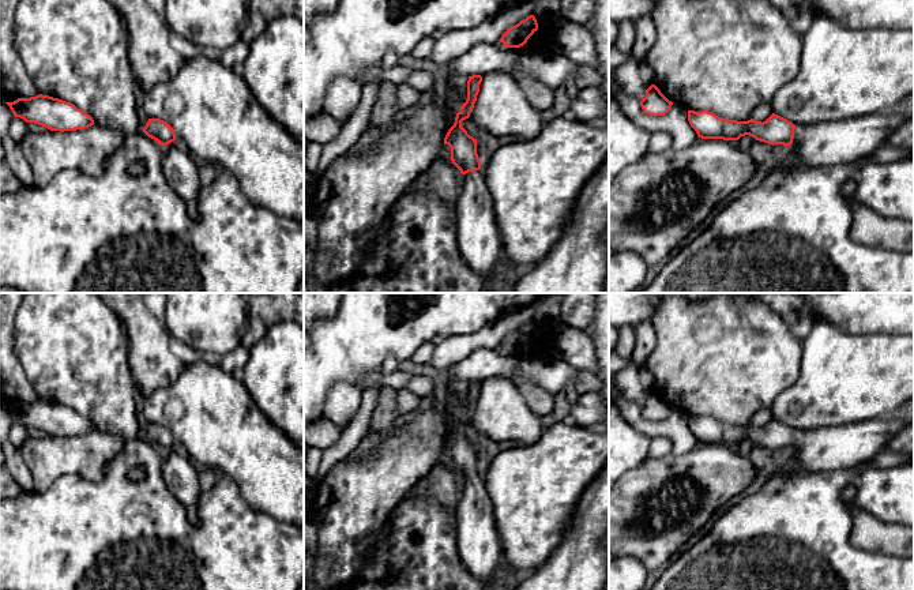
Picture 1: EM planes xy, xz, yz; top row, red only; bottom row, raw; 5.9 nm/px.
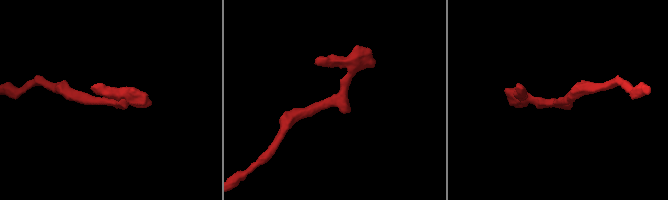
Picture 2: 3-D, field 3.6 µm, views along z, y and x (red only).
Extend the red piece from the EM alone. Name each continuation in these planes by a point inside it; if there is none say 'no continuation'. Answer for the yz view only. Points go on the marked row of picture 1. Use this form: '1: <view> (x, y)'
1: yz (827, 143)

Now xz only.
1: xz (478, 241)

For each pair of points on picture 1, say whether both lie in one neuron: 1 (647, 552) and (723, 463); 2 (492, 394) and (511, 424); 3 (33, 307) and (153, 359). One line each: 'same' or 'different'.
1: same
2: same
3: different

